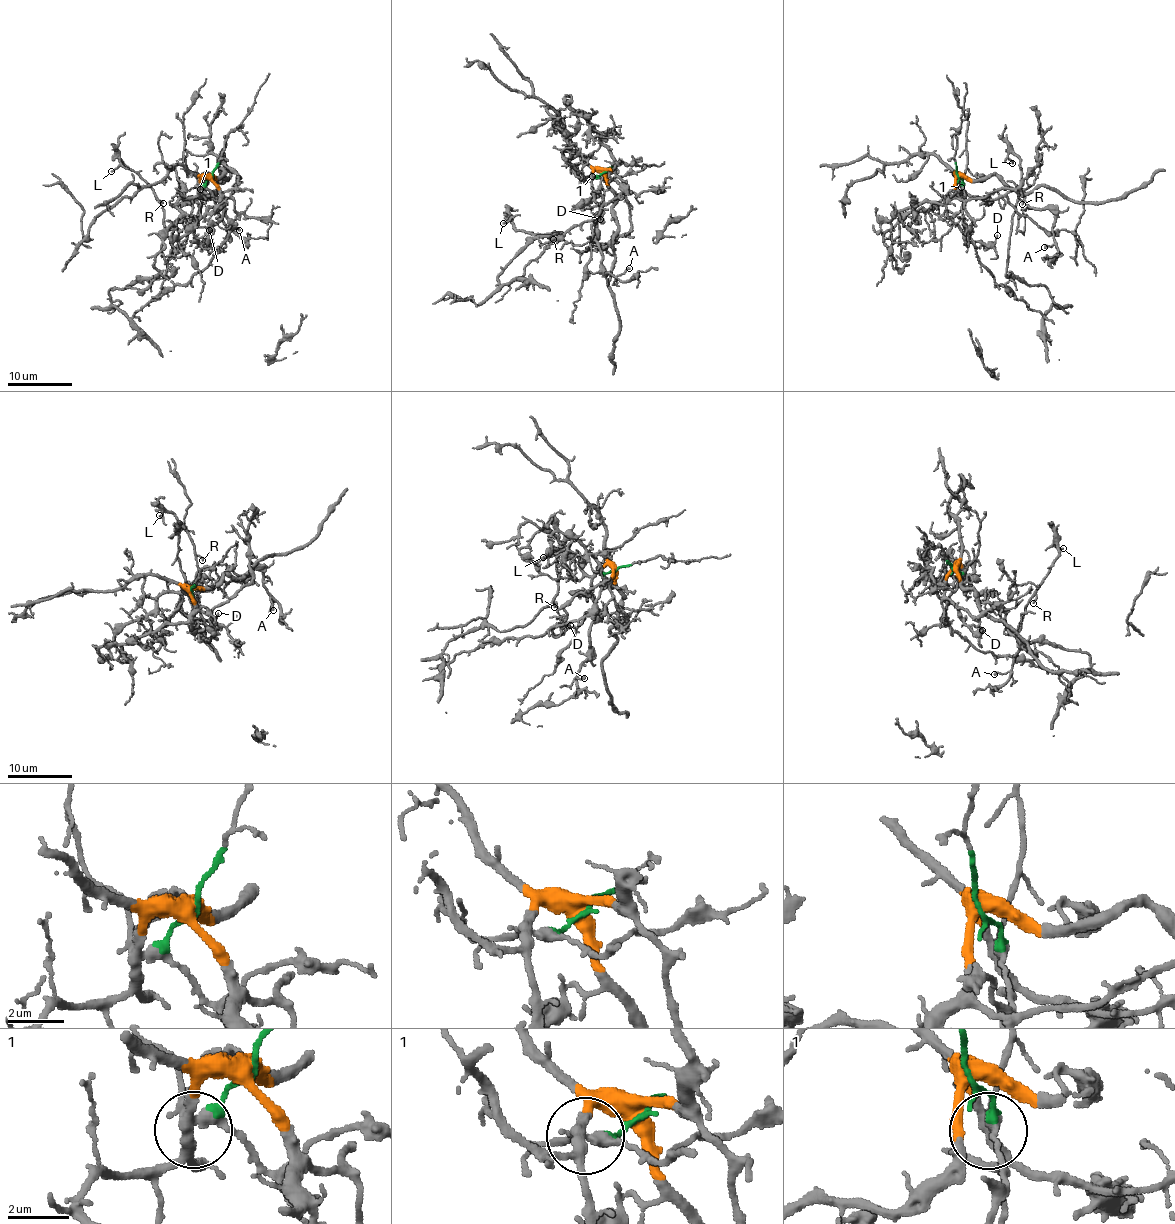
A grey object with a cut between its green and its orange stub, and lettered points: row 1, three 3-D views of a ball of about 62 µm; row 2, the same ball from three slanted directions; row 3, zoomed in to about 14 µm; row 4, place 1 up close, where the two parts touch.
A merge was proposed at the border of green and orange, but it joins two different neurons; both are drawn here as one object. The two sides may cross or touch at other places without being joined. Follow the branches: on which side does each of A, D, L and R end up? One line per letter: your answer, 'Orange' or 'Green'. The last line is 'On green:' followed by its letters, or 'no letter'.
A: Orange
D: Orange
L: Green
R: Green
On green: L, R

